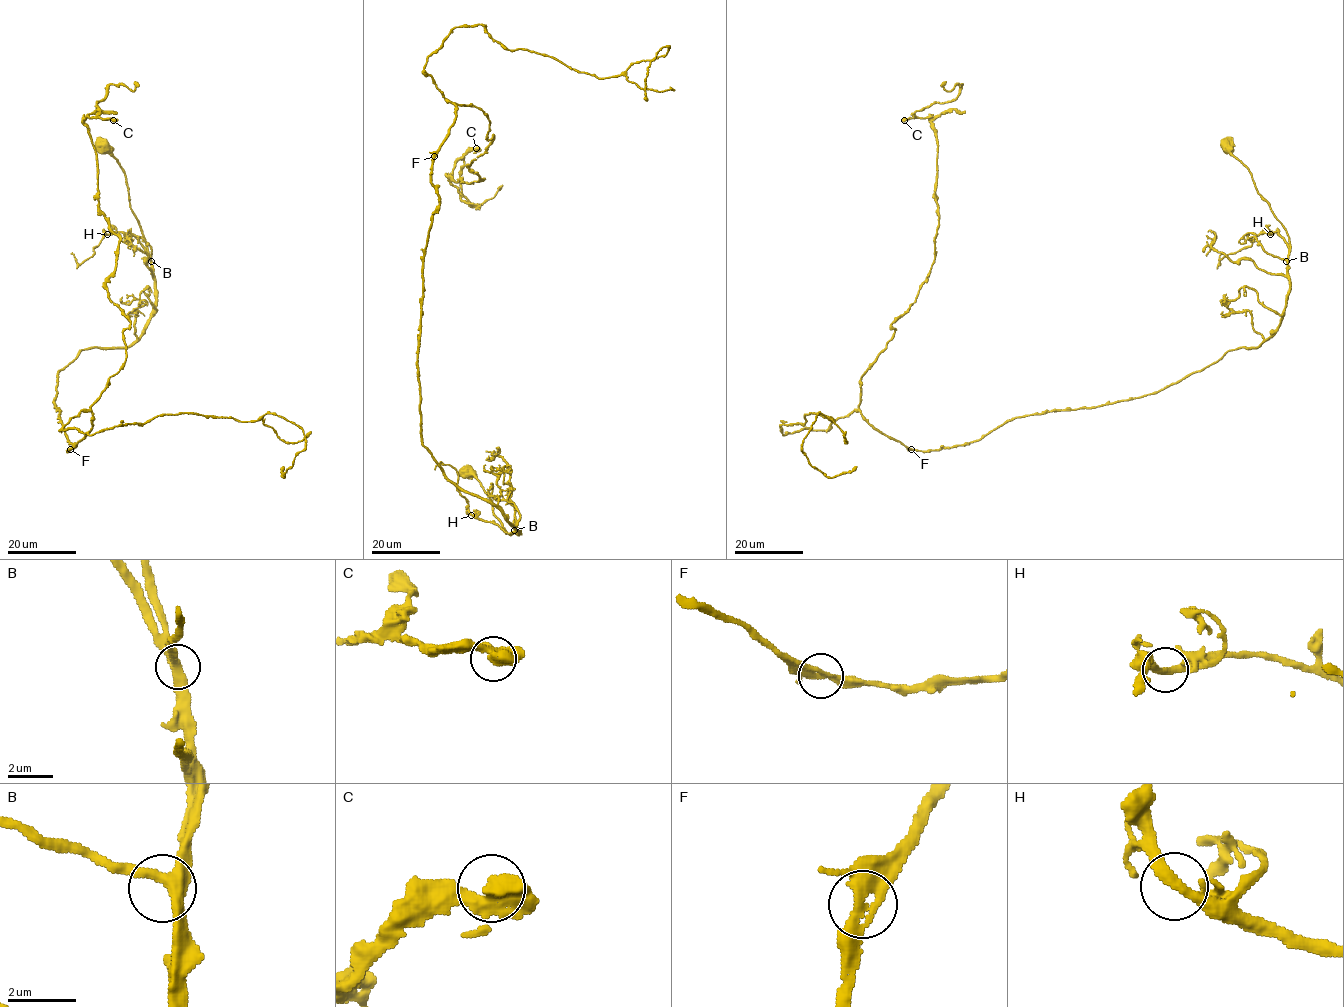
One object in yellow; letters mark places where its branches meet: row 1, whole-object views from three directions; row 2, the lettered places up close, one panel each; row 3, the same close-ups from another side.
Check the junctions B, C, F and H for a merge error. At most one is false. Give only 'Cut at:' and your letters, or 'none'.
Cut at: none

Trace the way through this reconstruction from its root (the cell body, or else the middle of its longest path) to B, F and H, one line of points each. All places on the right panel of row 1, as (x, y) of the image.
B: (1227, 145), (1227, 150), (1247, 168), (1257, 191), (1286, 231), (1290, 244), (1286, 261)
F: (1227, 145), (1290, 244), (1287, 305), (1266, 340), (1227, 351), (1152, 393), (1016, 416), (965, 444), (911, 449)
H: (1227, 145), (1227, 150), (1247, 168), (1257, 191), (1286, 231), (1290, 248), (1276, 232), (1270, 234)

